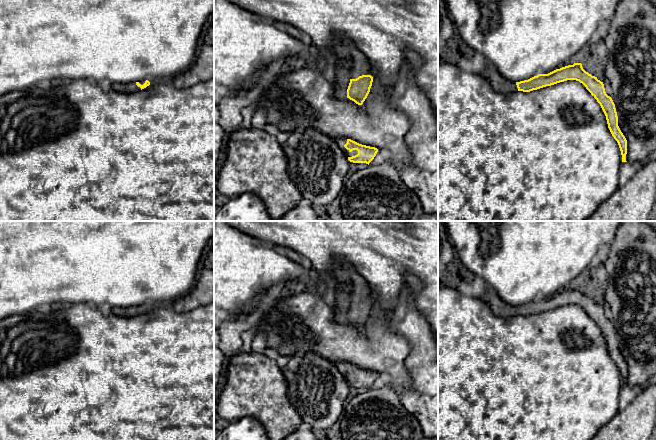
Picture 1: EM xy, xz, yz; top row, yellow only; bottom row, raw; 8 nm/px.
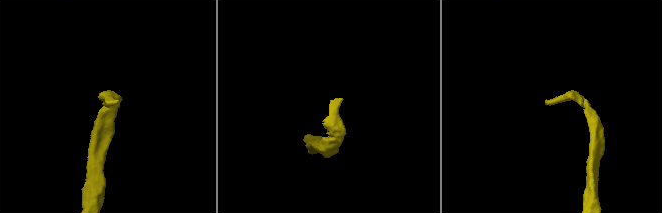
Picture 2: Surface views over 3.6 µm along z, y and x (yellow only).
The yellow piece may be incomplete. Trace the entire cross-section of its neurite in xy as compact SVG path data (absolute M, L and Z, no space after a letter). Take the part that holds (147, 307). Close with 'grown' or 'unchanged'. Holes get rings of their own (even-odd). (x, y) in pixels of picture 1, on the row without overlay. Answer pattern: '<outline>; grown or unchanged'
M148 304L141 306L133 306L126 309L126 316L137 316L150 309Z; grown

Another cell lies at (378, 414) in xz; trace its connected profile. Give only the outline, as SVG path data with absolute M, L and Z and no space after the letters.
M389 385L368 389L347 400L338 421L343 440L437 440L424 435L420 423L405 409L399 393Z

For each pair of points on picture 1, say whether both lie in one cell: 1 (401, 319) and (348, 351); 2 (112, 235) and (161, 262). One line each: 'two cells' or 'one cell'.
1: two cells
2: one cell

